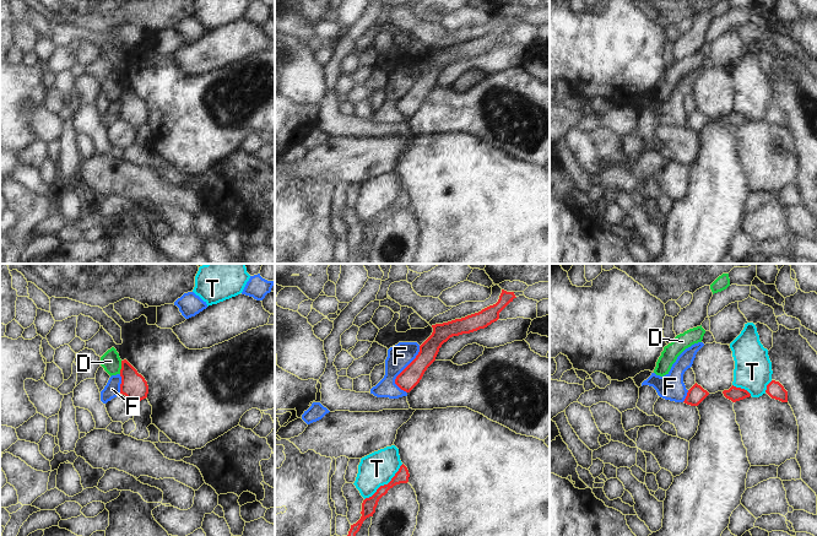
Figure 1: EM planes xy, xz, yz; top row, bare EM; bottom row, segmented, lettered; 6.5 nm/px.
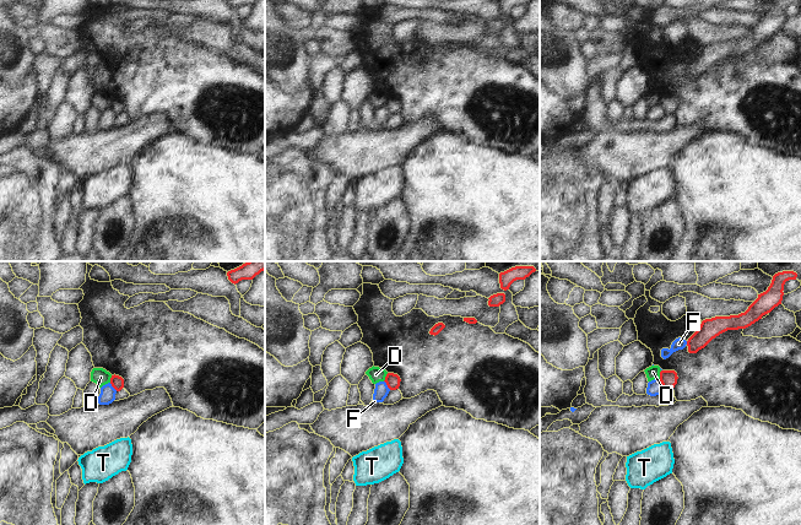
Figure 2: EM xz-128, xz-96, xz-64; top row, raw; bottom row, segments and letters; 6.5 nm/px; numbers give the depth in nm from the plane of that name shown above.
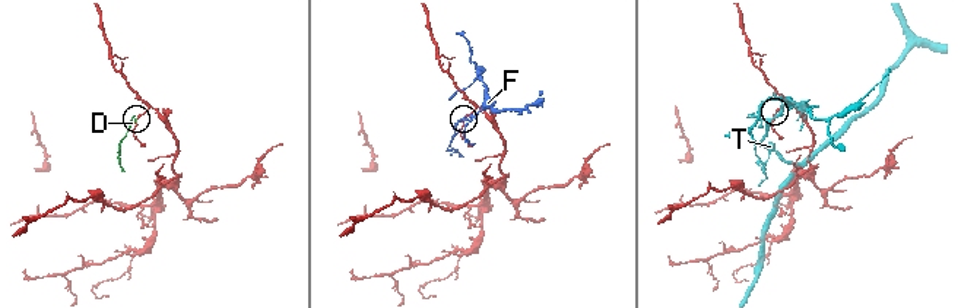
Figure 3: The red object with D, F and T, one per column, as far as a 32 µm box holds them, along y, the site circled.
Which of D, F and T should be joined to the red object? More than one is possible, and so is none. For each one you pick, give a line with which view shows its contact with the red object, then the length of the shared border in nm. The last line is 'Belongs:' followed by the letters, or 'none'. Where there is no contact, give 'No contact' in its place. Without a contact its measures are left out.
Belongs: none.

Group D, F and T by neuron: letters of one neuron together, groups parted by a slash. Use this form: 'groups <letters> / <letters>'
groups D / F / T

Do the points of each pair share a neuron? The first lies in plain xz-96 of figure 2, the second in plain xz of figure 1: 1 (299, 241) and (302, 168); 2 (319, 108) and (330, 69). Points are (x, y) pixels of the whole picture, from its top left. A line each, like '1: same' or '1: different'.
1: different
2: same

